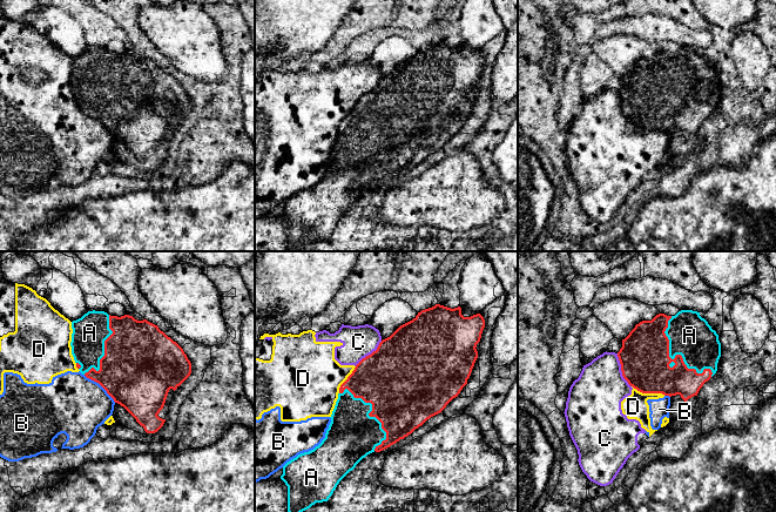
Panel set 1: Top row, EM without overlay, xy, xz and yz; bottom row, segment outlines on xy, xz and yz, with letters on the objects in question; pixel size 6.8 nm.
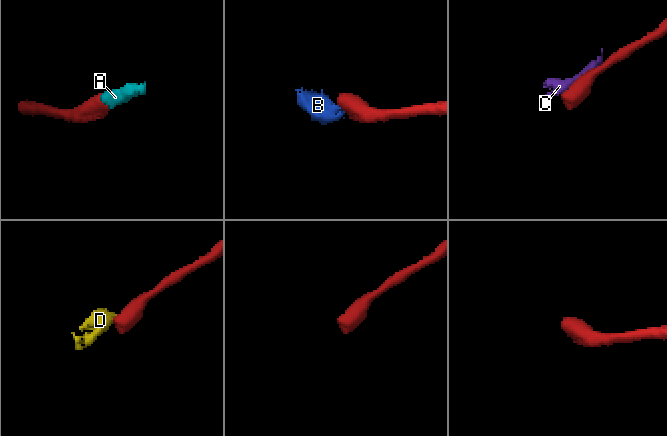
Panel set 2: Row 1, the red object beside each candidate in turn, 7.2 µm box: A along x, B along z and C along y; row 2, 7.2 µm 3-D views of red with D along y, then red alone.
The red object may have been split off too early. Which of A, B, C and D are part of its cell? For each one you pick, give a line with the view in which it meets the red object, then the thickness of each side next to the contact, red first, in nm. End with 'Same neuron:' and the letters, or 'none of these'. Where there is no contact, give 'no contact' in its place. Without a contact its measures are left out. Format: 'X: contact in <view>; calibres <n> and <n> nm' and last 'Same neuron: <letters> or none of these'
A: contact in yz; calibres 340 and 300 nm
Same neuron: A

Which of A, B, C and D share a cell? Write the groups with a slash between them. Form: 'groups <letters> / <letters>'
groups A / B C D

